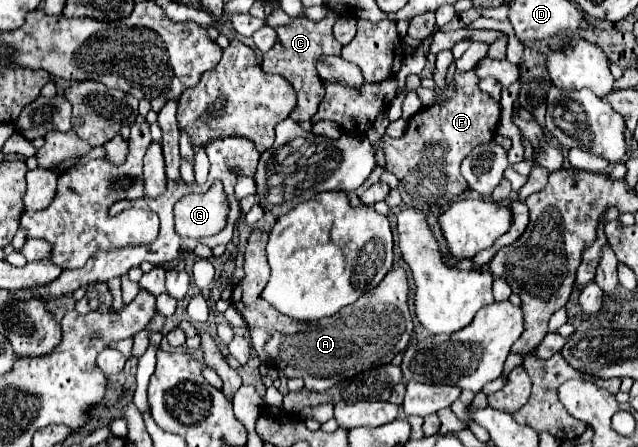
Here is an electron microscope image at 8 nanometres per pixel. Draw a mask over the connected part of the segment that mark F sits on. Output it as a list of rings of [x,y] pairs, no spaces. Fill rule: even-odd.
[[[474,70],[454,72],[452,82],[456,88],[454,96],[440,106],[430,106],[414,114],[408,120],[402,138],[388,138],[378,134],[374,128],[370,128],[366,134],[374,146],[384,150],[386,170],[398,176],[398,190],[402,194],[404,206],[422,212],[428,212],[430,206],[446,206],[468,190],[468,184],[460,173],[460,163],[476,145],[492,139],[500,120],[500,104],[478,88],[480,78]],[[442,174],[446,176],[446,192]]]

